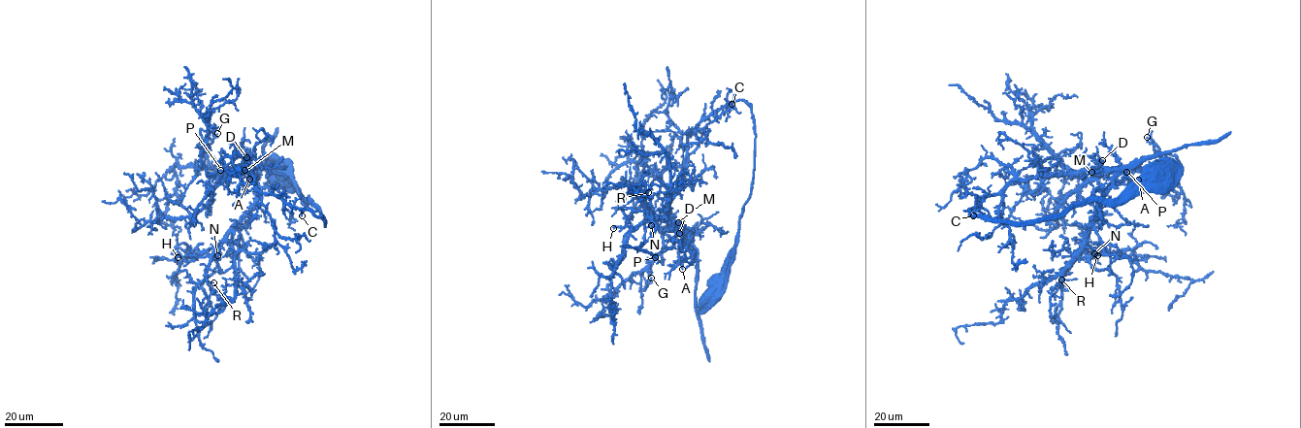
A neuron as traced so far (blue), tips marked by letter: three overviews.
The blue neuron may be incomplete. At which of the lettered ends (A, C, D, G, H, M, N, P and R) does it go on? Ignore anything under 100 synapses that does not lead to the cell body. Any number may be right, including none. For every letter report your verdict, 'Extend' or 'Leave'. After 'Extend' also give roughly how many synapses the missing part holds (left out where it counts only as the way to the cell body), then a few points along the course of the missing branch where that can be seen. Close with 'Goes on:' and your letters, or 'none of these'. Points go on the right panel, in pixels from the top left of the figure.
A: Extend. Roughly 170 synapses. Course of what is missing: (1138, 180), (1159, 197), (1165, 227), (1162, 252), (1167, 257), (1171, 255)
C: Leave
D: Leave
G: Leave
H: Leave
M: Leave
N: Leave
P: Leave
R: Leave
Goes on: A

